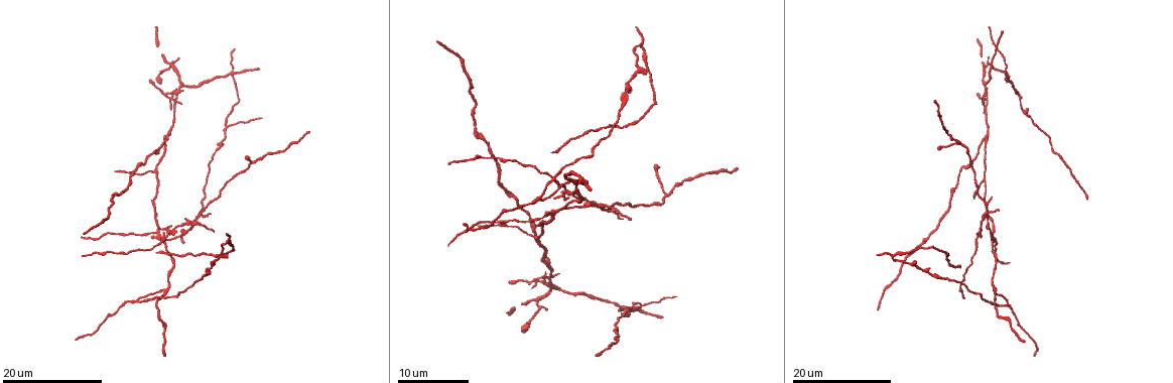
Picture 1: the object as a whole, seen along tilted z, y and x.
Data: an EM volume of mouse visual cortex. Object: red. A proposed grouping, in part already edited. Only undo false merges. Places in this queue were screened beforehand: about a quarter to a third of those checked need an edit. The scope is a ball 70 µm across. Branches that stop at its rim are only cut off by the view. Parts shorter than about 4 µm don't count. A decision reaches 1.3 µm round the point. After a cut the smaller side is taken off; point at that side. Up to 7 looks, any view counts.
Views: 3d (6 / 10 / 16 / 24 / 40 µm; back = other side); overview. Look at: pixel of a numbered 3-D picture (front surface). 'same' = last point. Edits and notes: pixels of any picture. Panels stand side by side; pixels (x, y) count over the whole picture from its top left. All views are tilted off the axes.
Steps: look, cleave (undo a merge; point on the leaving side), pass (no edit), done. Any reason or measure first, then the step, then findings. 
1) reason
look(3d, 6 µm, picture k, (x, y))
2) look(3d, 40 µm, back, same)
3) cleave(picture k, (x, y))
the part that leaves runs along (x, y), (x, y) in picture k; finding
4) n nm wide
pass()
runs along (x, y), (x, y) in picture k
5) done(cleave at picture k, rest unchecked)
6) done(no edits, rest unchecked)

four or more arms meet
look(3d, 16 µm, picture 1, (159, 234))

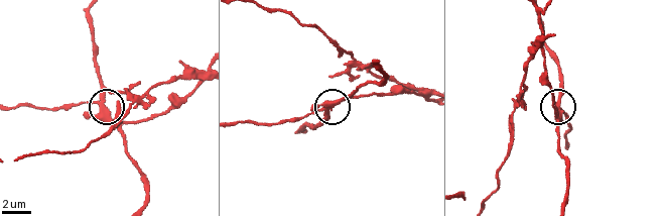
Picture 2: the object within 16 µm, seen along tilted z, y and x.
look(3d, 10 µm, picture 2, (557, 105))

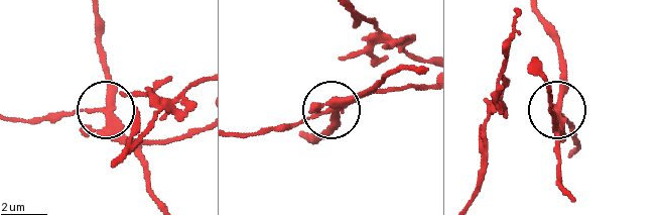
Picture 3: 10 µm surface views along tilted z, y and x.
cleave(picture 3, (70, 112))
the part that leaves runs along (100, 109), (35, 120), (12, 116) in picture 3; two cells meet here

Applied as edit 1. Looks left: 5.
redraw
look(overview)

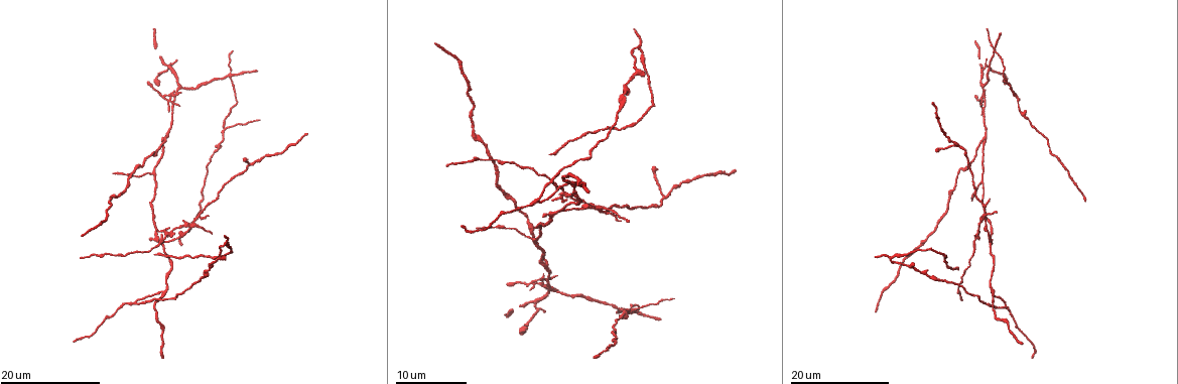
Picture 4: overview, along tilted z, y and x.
four arms meet
look(3d, 24 µm, picture 4, (190, 226))

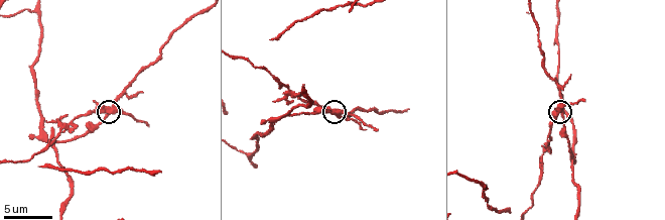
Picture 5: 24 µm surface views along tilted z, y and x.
look(3d, 10 µm, picture 5, (108, 110))

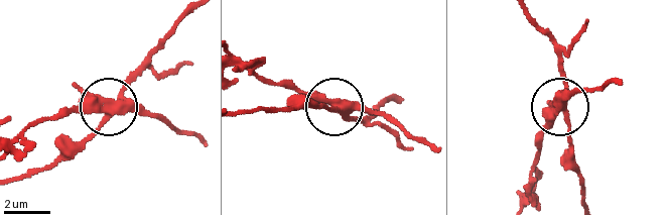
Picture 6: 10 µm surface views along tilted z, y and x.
4 arms
cleave(picture 6, (85, 100))
a second cell is stuck on

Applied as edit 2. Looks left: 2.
done(cleave at picture 3, cleave at picture 6, rest unchecked)

